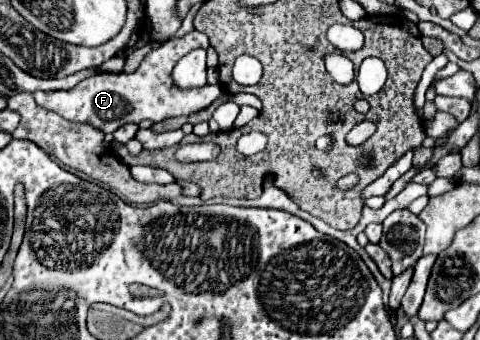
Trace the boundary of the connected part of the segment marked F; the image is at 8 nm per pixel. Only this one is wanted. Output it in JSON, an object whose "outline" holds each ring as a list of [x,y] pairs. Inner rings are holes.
{"outline":[[[191,31],[179,39],[169,39],[161,43],[161,47],[147,53],[141,67],[135,73],[97,73],[85,81],[81,81],[77,87],[69,91],[37,91],[33,97],[37,105],[45,107],[47,111],[53,111],[67,121],[75,123],[87,123],[103,133],[113,133],[121,125],[135,123],[139,125],[143,120],[153,123],[161,122],[168,118],[189,116],[207,105],[211,105],[223,89],[219,85],[205,85],[197,89],[179,89],[175,87],[175,81],[171,77],[173,67],[177,61],[187,55],[193,49],[207,49],[209,39],[207,35],[199,31]]]}

